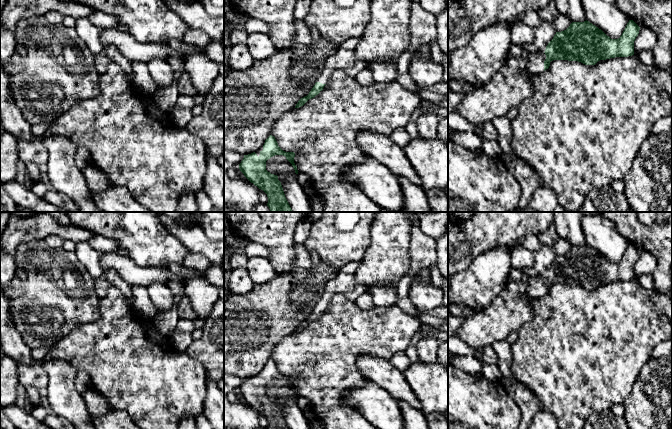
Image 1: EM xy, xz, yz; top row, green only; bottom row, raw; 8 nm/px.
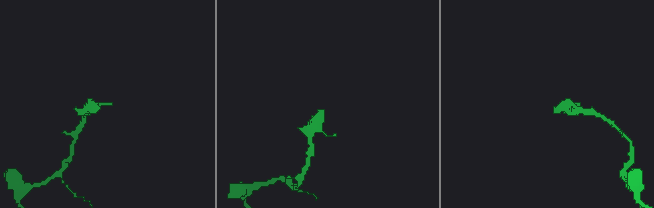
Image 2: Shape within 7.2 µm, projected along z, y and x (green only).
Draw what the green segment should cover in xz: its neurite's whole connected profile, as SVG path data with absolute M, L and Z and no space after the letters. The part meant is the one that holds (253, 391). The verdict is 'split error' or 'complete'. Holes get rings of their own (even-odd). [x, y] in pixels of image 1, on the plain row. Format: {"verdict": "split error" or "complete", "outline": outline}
{"verdict": "complete", "outline": "M272 359L265 364L259 380L255 376L244 379L239 393L251 407L267 418L267 429L289 429L278 400L266 394L266 385L275 379L285 380L292 388L295 397L298 398L297 390L294 387L295 377L283 375Z"}

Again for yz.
{"verdict": "split error", "outline": "M587 244L572 246L566 254L556 256L544 277L529 276L522 269L512 267L509 281L516 284L525 281L526 294L533 299L544 296L553 284L595 289L600 284L634 279L634 265L639 254L640 251L629 244L622 259L618 263L611 263Z"}

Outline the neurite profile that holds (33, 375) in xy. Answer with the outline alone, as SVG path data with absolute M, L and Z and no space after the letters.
M35 361L30 365L18 363L18 382L25 389L35 387L39 390L48 387L48 375L40 361Z

